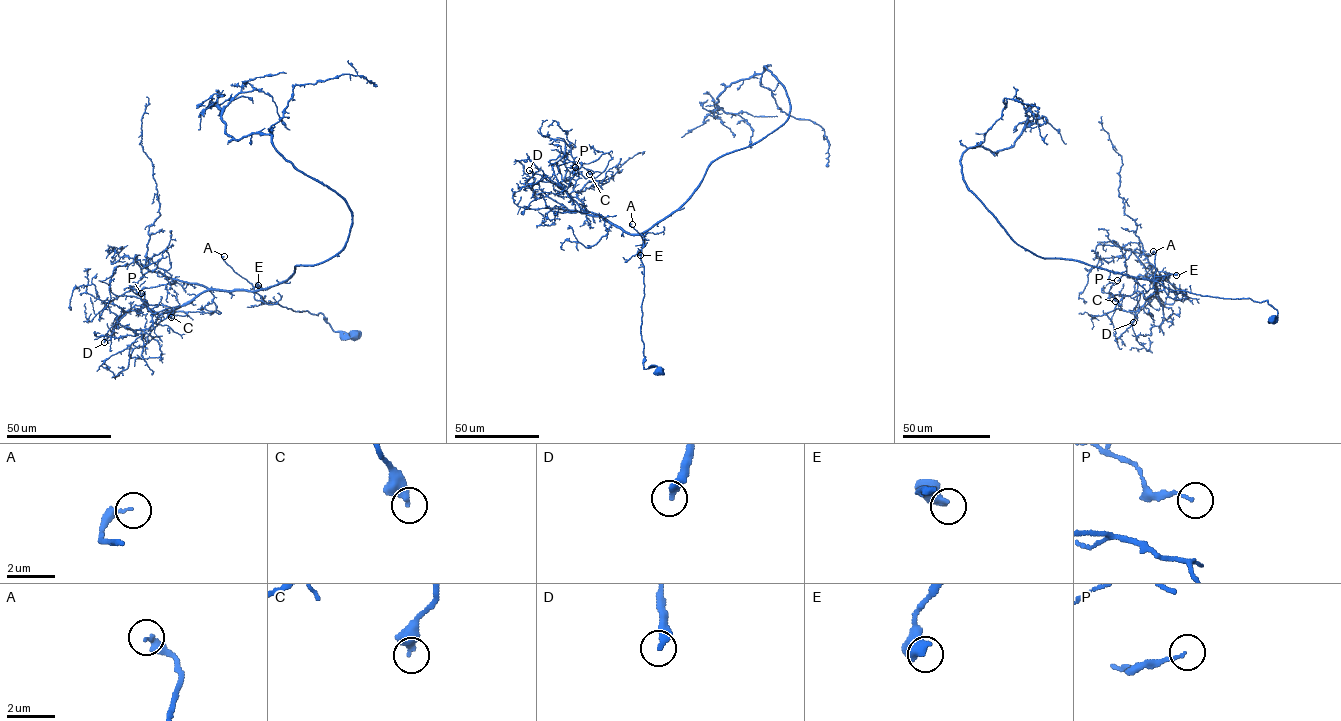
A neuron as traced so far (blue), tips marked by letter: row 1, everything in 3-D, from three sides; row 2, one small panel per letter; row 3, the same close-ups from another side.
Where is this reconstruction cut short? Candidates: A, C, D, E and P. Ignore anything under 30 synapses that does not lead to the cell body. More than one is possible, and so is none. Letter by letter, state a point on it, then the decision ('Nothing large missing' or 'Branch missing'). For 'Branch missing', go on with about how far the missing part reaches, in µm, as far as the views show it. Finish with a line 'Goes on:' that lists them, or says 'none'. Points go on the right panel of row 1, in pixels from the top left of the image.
A: Place: (1153, 251). Branch missing. Missing length about 50 µm
C: Place: (1115, 301). Nothing large missing
D: Place: (1133, 322). Branch missing. Missing length about 35 µm
E: Place: (1176, 275). Nothing large missing
P: Place: (1117, 280). Nothing large missing
Goes on: A, D

